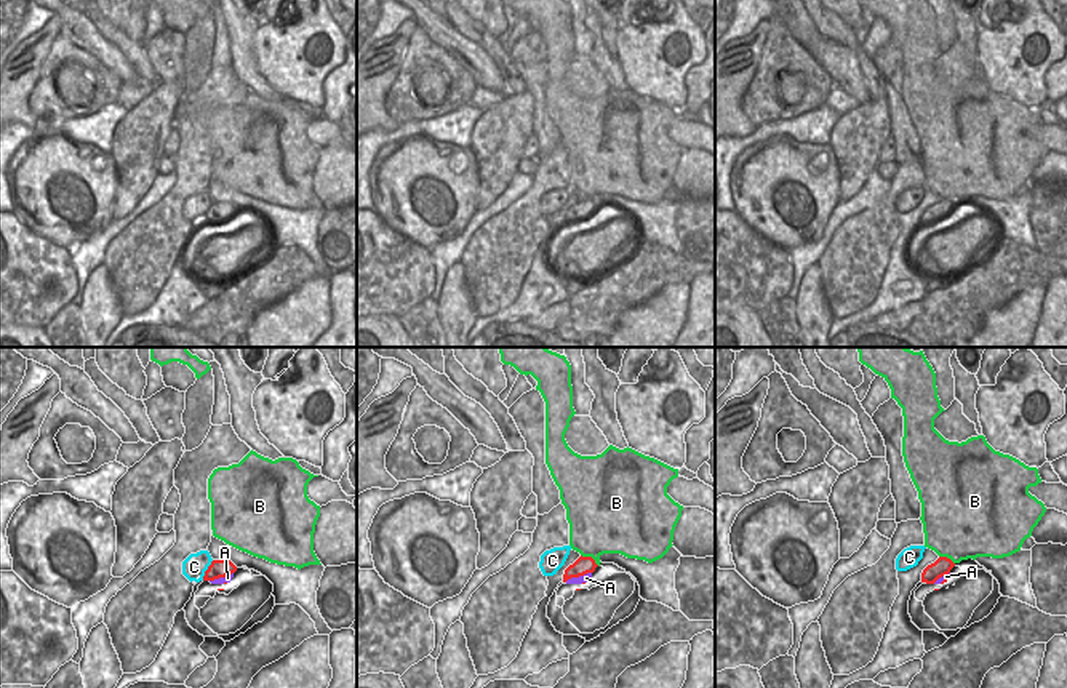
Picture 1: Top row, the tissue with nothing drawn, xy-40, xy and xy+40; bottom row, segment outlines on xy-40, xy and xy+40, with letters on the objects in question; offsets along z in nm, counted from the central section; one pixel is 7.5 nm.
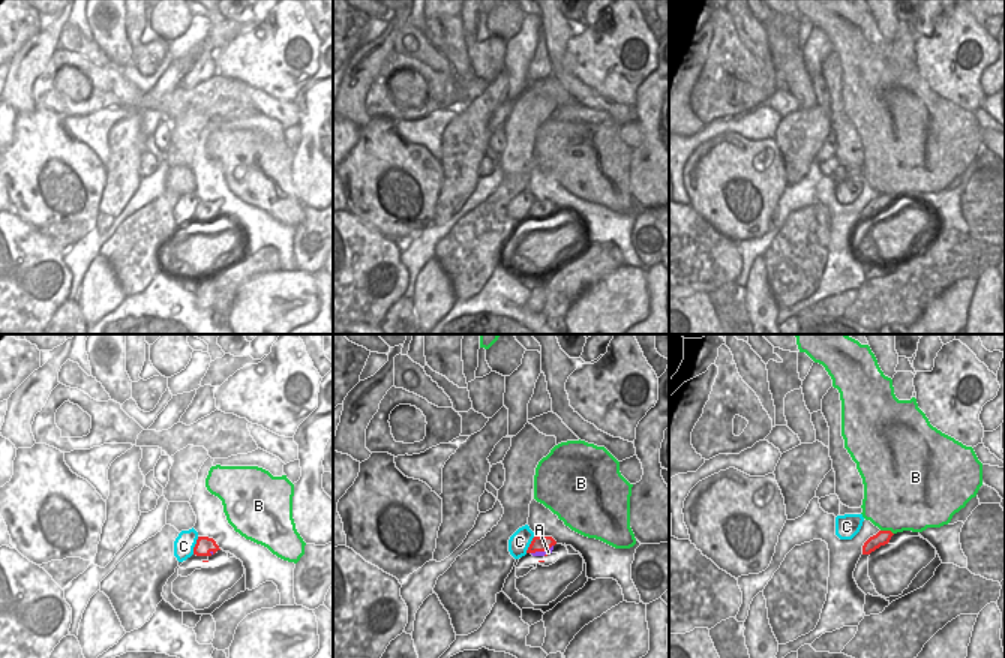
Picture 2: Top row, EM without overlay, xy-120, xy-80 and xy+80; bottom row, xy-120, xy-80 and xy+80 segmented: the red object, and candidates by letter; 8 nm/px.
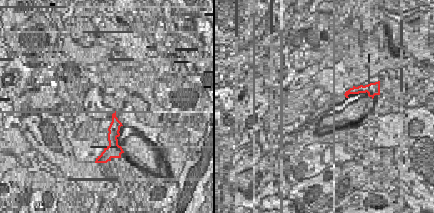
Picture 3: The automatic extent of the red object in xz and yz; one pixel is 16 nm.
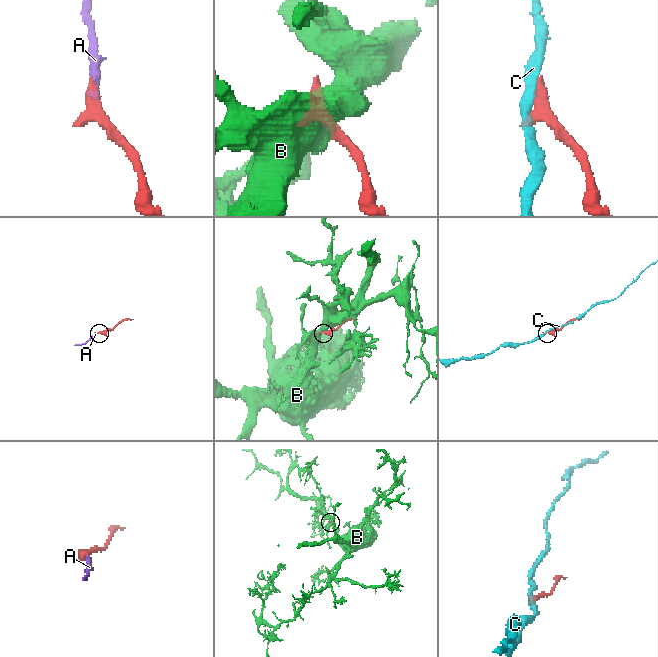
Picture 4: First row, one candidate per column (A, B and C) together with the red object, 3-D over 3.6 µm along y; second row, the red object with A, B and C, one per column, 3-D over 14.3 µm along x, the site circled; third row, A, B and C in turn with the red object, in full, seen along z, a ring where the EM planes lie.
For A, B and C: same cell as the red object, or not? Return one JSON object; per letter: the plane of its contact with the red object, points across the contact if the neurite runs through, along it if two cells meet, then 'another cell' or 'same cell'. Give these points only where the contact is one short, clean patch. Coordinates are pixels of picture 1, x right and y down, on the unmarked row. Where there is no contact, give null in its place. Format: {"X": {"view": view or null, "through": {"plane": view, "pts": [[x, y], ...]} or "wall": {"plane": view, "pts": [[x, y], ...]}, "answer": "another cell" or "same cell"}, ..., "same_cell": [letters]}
{"A": {"view": "xy", "through": {"plane": "xy", "pts": [[583, 207], [578, 218], [586, 220]]}, "answer": "same cell"}, "B": {"view": "xy", "answer": "another cell"}, "C": {"view": "xy-40", "answer": "another cell"}, "same_cell": ["A"]}

